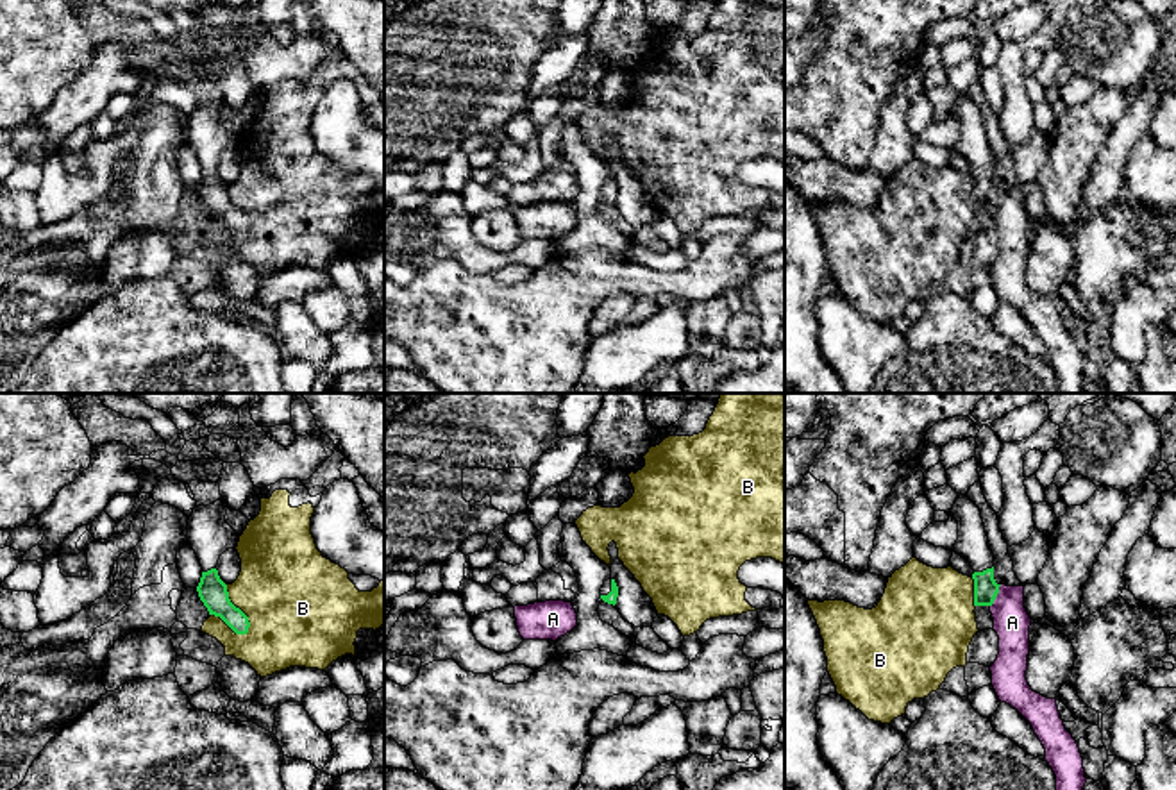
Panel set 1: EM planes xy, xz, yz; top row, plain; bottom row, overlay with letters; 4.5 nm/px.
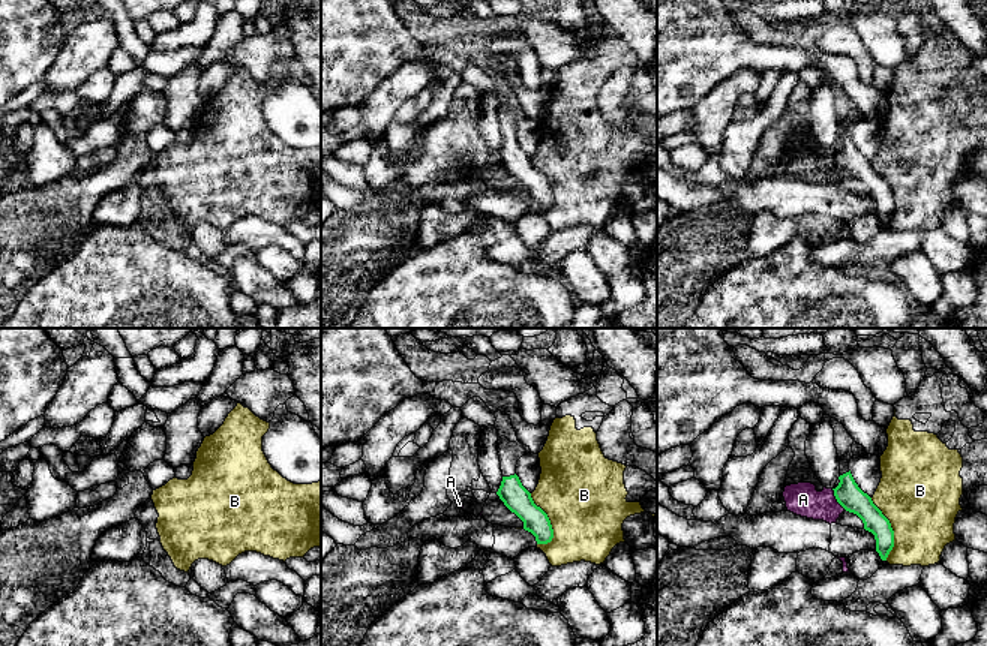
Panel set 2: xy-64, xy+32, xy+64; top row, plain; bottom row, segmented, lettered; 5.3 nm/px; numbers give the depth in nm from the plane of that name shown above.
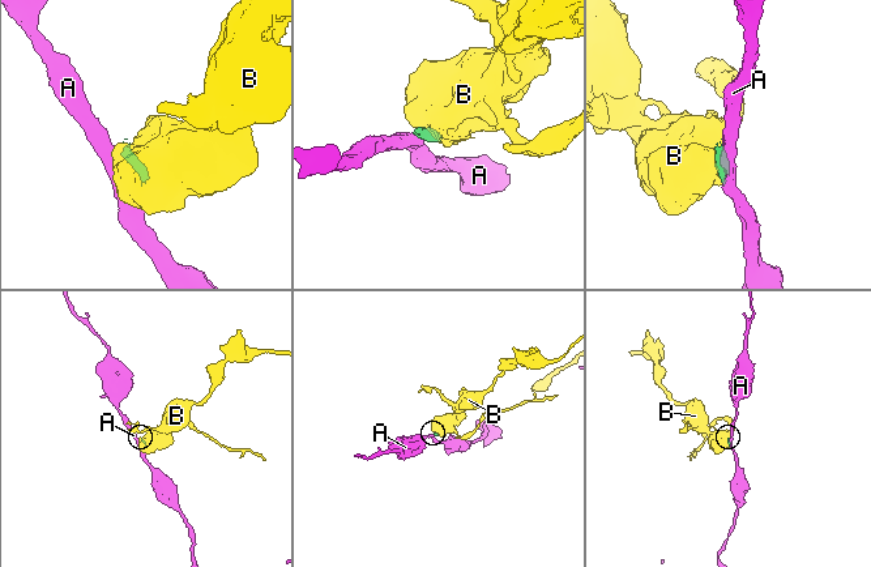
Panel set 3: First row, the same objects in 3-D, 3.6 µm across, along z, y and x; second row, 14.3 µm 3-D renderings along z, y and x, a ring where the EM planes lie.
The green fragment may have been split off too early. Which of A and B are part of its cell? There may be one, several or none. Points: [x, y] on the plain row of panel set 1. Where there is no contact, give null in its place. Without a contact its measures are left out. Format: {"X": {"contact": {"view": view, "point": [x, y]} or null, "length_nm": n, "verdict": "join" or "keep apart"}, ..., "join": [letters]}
{"A": {"contact": {"view": "yz", "point": [996, 195]}, "length_nm": 120, "verdict": "keep apart"}, "B": {"contact": {"view": "xy", "point": [240, 210]}, "length_nm": 240, "verdict": "keep apart"}, "join": []}

